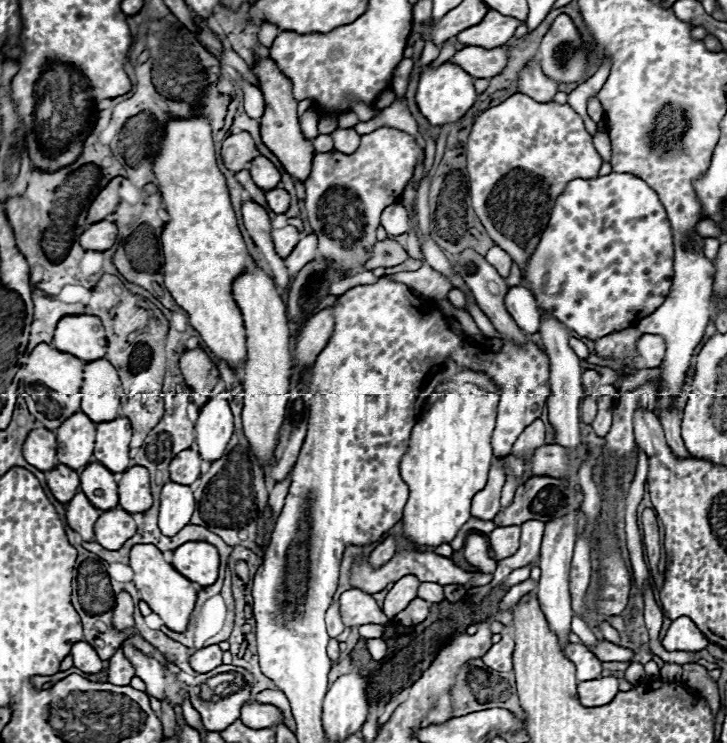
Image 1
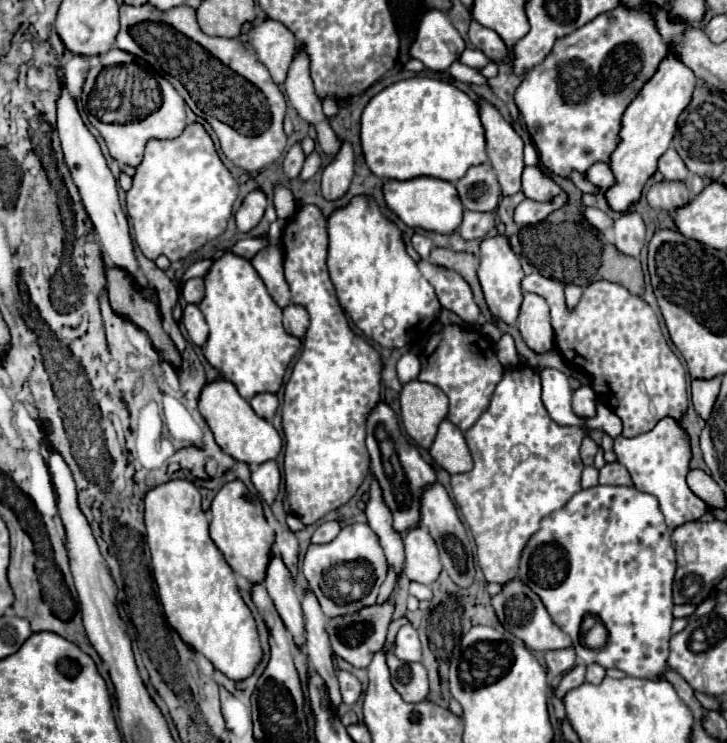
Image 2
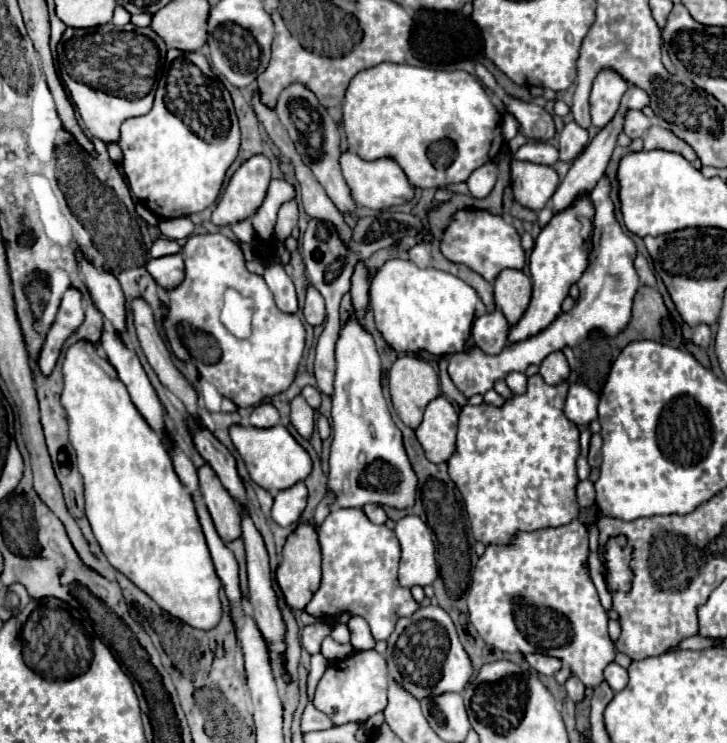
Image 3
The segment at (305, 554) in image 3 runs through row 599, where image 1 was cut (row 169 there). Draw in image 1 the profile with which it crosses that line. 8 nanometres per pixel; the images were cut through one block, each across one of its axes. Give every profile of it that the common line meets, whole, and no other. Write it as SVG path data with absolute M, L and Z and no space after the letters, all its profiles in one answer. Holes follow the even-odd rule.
M260 58L254 72L260 80L260 90L266 100L266 112L262 116L262 128L260 128L262 140L270 148L270 152L280 160L284 170L294 180L304 182L312 170L314 148L312 148L312 142L308 138L304 138L304 134L300 130L298 116L296 116L296 100L292 96L292 84L288 84L288 80L284 80L284 76L280 76L280 70L268 58Z

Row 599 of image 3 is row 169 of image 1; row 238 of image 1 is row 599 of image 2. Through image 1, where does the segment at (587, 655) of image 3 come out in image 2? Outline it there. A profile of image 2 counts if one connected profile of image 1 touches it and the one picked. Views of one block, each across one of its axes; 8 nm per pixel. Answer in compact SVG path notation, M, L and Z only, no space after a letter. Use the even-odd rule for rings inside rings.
M520 580L508 582L504 586L504 590L500 594L496 594L492 598L492 606L498 614L498 620L502 622L502 626L514 634L516 638L520 638L530 650L538 650L538 652L546 652L546 650L558 650L558 648L568 648L572 646L572 640L566 632L562 632L550 618L550 614L546 612L542 600Z

